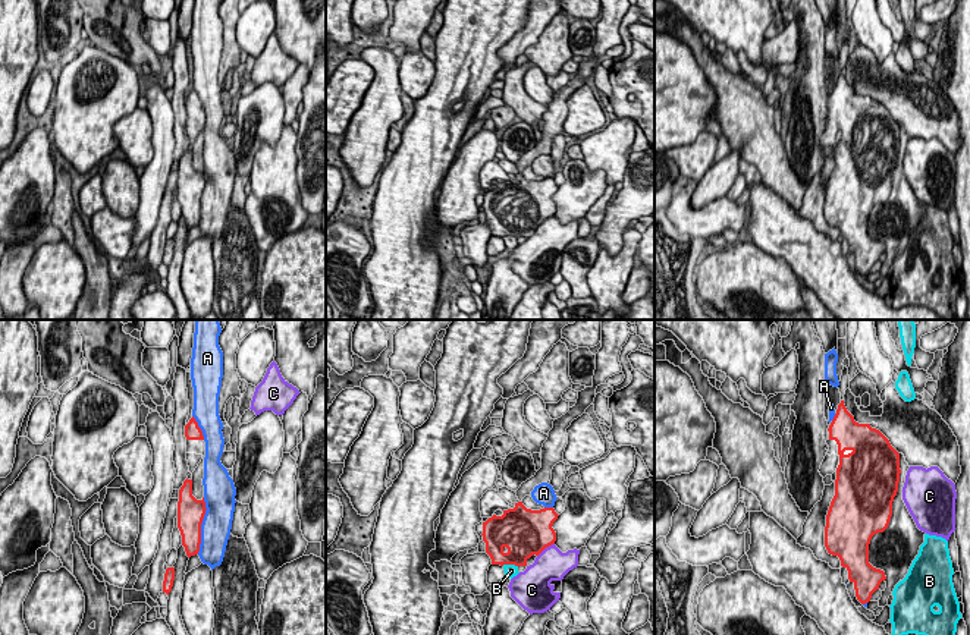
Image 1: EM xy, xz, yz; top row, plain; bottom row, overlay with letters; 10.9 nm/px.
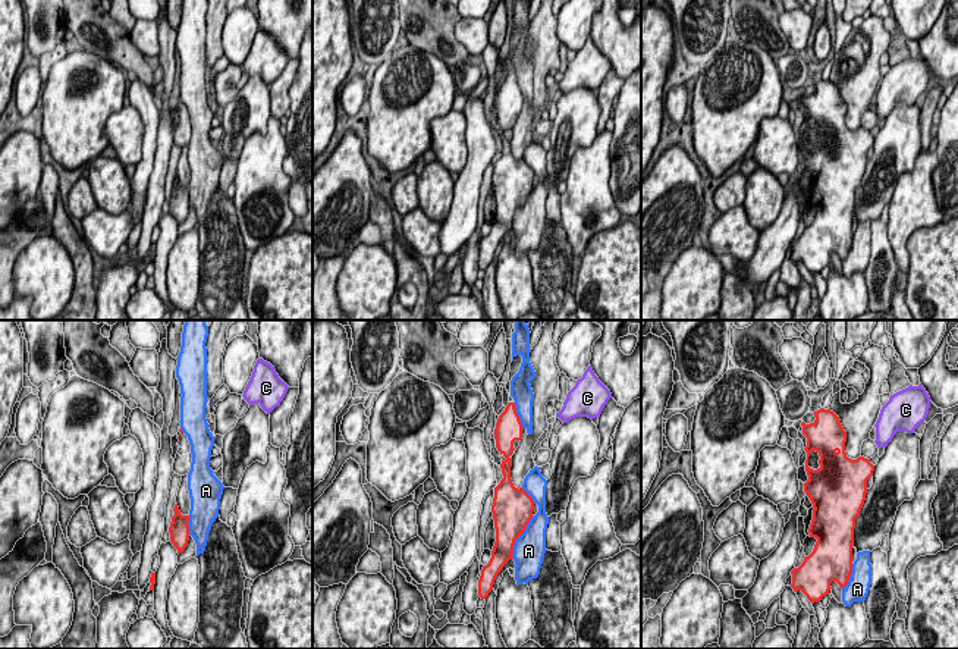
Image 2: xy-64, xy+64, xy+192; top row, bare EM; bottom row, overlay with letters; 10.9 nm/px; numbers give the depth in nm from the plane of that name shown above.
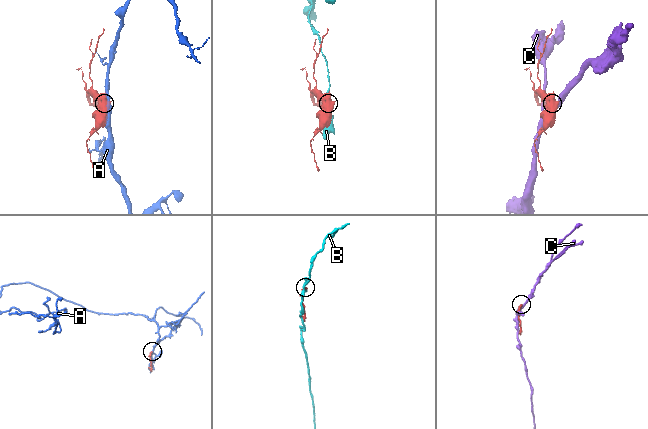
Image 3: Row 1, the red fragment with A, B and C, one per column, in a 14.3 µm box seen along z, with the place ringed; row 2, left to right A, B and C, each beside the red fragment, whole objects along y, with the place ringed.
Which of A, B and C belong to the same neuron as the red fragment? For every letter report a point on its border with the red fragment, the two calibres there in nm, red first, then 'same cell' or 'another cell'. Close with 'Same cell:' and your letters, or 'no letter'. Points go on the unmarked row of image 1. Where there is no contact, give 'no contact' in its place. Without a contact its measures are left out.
A: meets red in xy at (200, 197); 300 nm thick on the red side, 320 nm on the other; another cell
B: meets red in xz at (509, 235); 340 nm thick on the red side, 140 nm on the other; another cell
C: meets red in xz at (545, 219); 500 nm thick on the red side, 360 nm on the other; another cell
Same cell: no letter

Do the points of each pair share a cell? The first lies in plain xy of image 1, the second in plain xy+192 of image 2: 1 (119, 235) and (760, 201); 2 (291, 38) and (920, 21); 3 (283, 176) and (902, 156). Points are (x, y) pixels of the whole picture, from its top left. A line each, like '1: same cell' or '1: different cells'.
1: different cells
2: different cells
3: different cells

